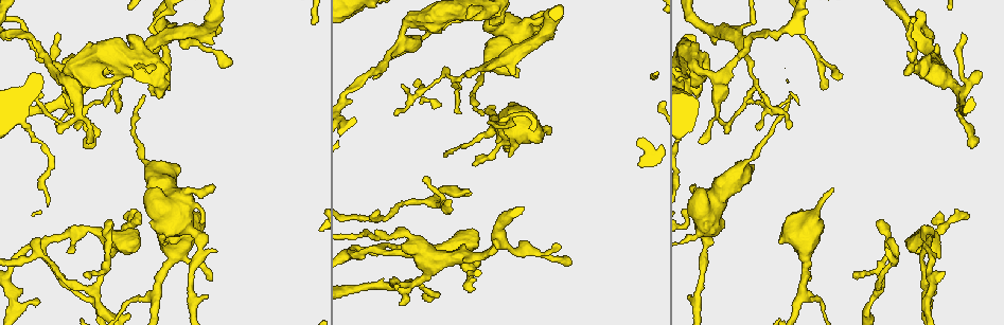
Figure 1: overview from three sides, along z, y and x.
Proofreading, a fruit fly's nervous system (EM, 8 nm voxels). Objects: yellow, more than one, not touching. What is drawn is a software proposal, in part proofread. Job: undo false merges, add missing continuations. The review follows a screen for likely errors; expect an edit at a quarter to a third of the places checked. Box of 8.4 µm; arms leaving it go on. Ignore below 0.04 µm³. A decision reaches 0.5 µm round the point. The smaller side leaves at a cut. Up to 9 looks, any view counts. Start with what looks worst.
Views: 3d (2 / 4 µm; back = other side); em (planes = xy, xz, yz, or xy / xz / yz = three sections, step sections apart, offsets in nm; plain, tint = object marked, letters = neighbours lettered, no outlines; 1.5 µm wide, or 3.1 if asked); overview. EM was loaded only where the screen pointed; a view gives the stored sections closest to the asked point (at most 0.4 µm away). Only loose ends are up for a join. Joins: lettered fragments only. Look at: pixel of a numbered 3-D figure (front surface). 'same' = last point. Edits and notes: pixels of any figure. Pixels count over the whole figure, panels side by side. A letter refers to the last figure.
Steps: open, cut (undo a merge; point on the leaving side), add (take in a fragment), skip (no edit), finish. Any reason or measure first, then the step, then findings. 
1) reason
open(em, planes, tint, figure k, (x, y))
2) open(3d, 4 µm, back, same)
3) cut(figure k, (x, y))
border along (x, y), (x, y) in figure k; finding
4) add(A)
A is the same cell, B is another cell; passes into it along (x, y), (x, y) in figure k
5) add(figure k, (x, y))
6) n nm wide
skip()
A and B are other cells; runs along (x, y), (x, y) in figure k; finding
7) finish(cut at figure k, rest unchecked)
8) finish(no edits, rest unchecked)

free end
open(3d, 2 µm, figure 1, (480, 263))

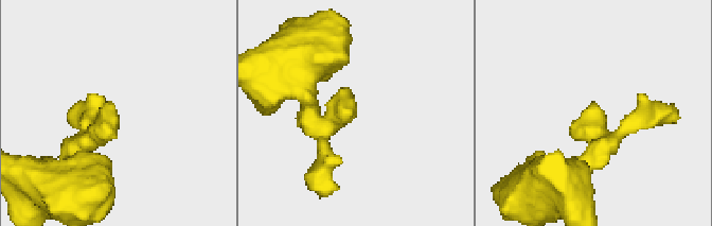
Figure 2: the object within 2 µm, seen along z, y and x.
now the EM
open(em, planes, letters, figure 2, (591, 110))

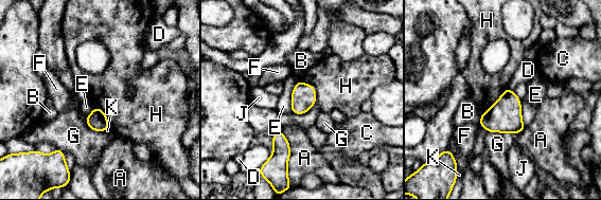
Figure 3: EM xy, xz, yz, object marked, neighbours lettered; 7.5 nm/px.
skip()
A, B, C, D, E, F, G, H, J and K are other cells; border along (299, 78), (314, 87), (316, 103) in figure 3; no lettered fragment goes on from it

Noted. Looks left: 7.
branch stops here
open(3d, 2 µm, figure 1, (693, 185))

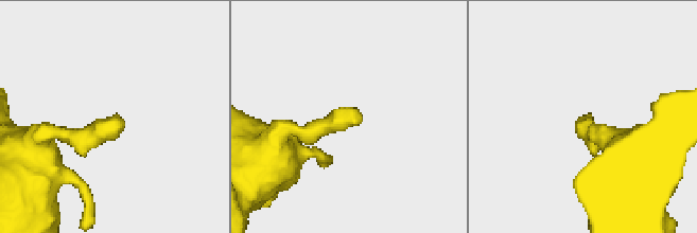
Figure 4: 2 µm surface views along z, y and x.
open(em, xy, step 8, letters, figure 4, (124, 125))

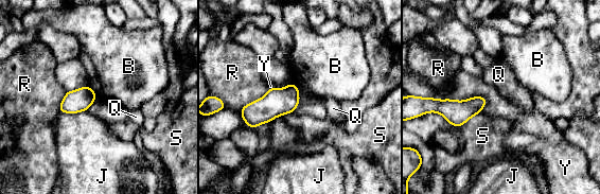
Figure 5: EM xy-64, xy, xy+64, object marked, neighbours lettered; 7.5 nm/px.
skip()
B, J, Q, R, S and Y are other cells; border along (297, 87), (300, 101) in figure 5; none of them fits

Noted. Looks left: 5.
thick turns thin
open(3d, 2 µm, figure 1, (155, 40))

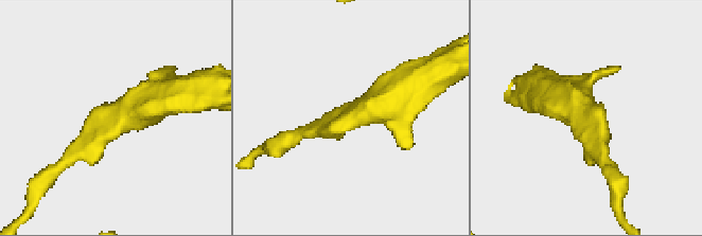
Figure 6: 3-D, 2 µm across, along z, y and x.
open(em, planes, plain, figure 6, (350, 121))

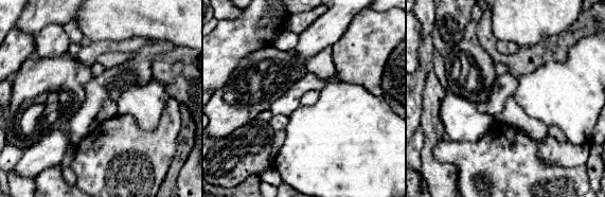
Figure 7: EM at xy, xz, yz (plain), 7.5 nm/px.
what lies round it
open(em, planes, letters, same)

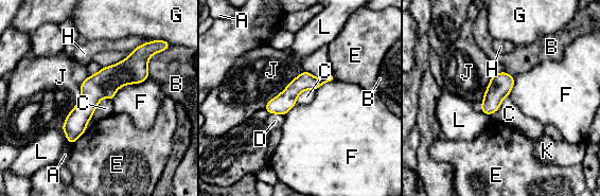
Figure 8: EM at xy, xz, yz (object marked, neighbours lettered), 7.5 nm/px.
130 nm wide
skip()
A, B, C, D, E, F, G, H, J, K and L are other cells; runs along (147, 48), (88, 103), (71, 140) in figure 8; one neuron here

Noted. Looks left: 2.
narrows sharply
open(em, planes, plain, figure 1, (704, 276))

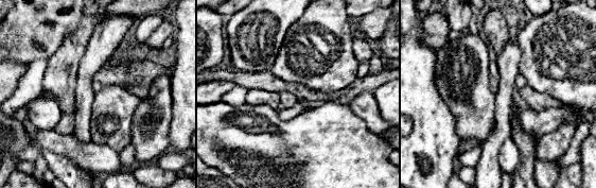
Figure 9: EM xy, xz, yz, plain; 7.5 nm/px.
open(em, planes, letters, same)

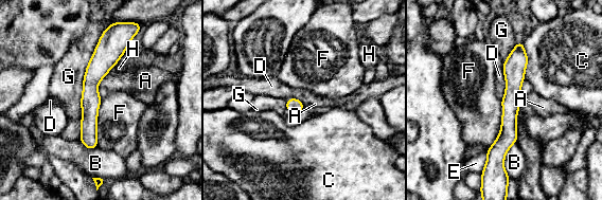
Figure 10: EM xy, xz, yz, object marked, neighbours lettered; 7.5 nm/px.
120 nm wide
skip()
A, B, C, D, E, F, G and H are other cells; border along (104, 31), (84, 76), (78, 139) in figure 10; all the same neuron

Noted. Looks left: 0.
finish(no edits, rest unchecked)

